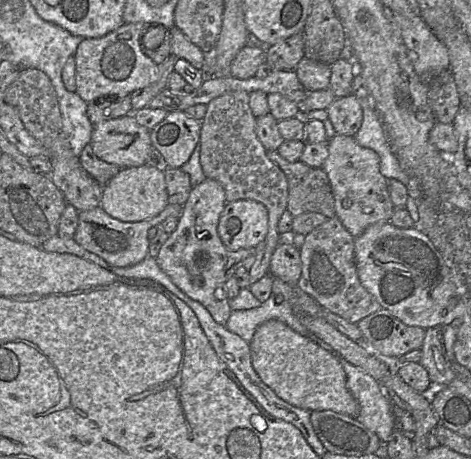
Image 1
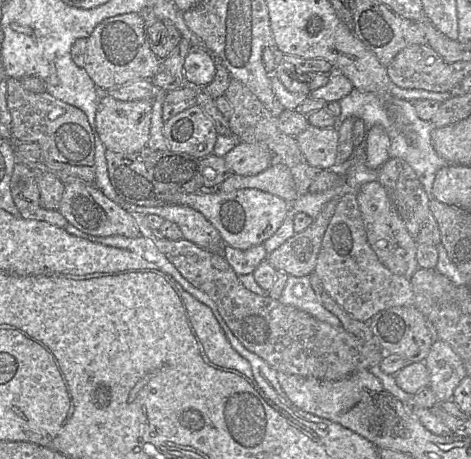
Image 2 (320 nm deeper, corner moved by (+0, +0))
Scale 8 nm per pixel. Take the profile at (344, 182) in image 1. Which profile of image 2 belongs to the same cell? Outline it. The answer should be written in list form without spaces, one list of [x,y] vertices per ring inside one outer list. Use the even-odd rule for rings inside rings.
[[[379,181],[363,184],[356,197],[362,214],[367,240],[380,262],[396,275],[410,279],[418,270],[416,258],[418,243],[408,232],[402,218],[396,211],[387,191]]]

